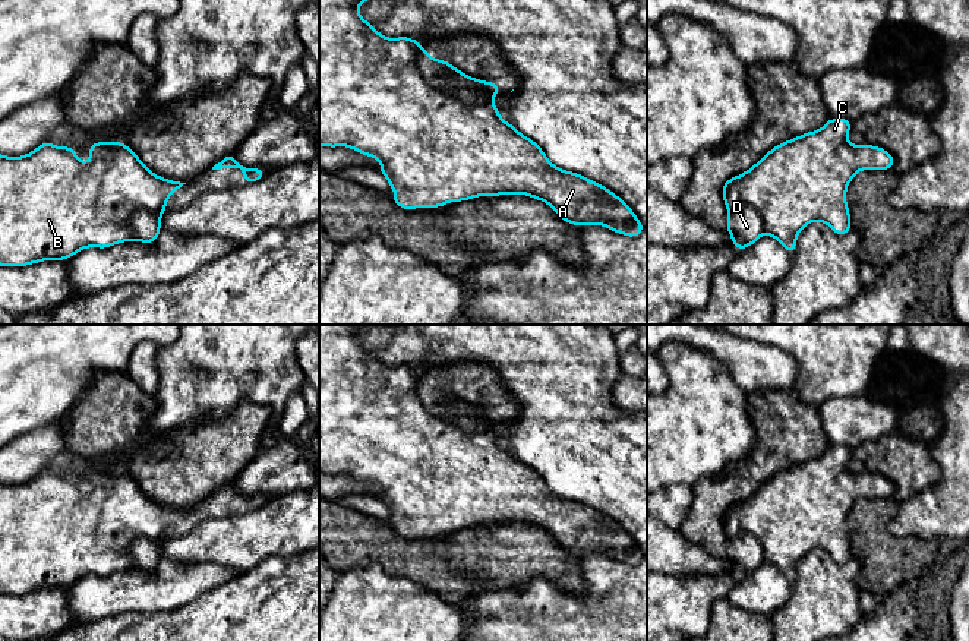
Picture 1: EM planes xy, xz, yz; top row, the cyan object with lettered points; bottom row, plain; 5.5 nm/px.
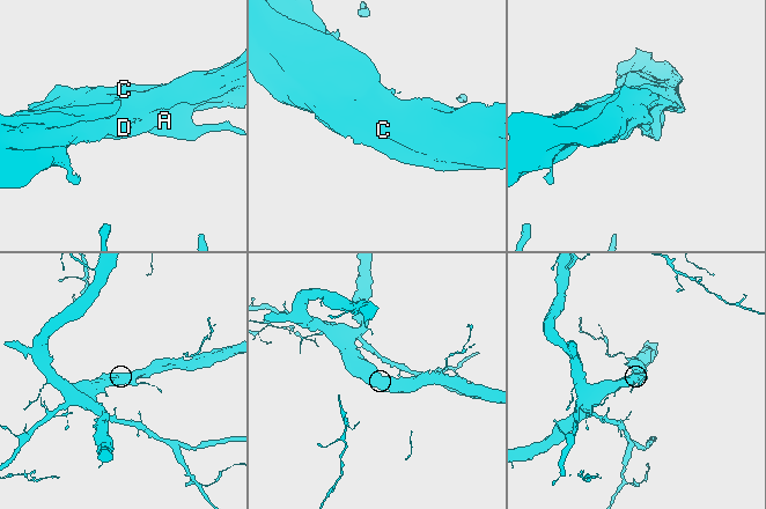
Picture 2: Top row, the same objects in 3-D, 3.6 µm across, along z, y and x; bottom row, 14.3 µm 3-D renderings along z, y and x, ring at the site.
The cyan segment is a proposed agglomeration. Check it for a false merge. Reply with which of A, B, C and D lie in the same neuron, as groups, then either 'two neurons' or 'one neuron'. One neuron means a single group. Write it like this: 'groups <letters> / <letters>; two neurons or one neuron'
groups A B C / D; two neurons

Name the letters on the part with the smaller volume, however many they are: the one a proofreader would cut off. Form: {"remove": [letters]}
{"remove": ["D"]}

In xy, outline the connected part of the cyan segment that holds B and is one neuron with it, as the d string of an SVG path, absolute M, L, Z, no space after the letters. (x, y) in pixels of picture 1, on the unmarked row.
M42 470L32 480L22 484L0 483L0 594L22 596L42 588L64 588L86 575L107 577L113 572L130 569L133 565L129 555L129 547L132 541L138 537L148 537L151 540L162 543L167 539L165 531L168 525L183 512L186 512L154 502L148 495L143 493L138 481L133 480L123 470L95 470L89 473L88 480L91 489L81 490L78 481L72 474L54 474L50 470Z

